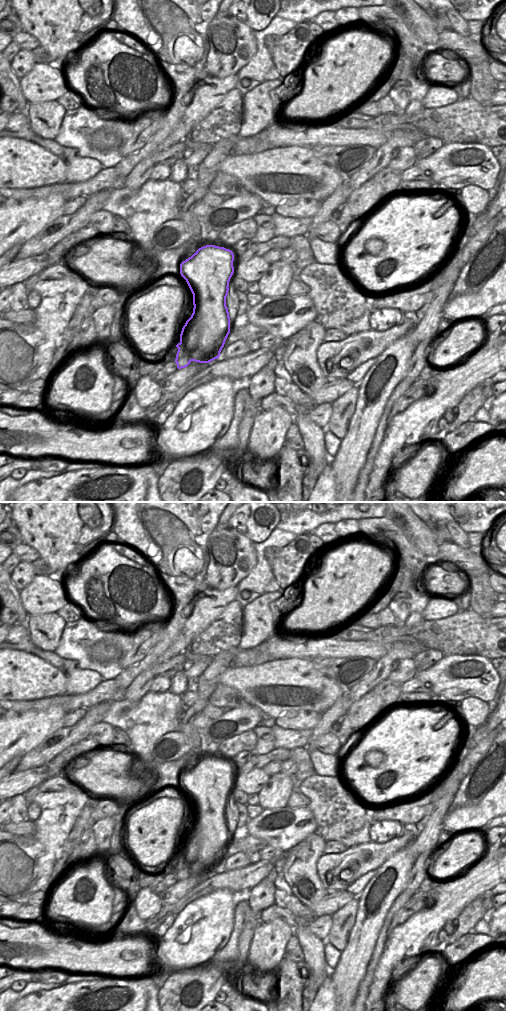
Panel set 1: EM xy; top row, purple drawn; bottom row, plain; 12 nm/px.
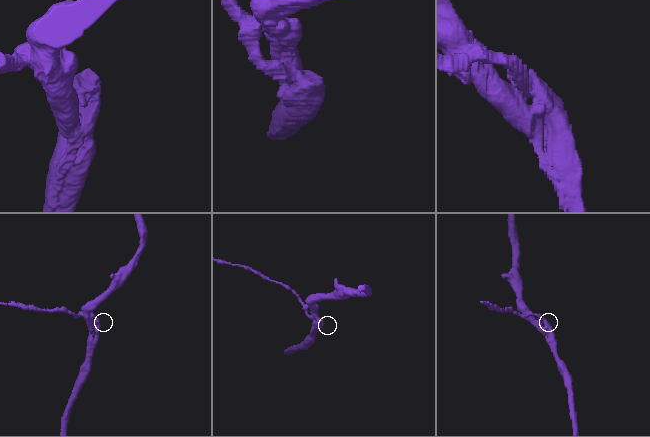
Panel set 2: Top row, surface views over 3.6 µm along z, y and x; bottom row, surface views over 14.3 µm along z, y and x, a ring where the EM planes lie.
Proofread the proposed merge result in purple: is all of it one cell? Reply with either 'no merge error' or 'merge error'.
merge error

